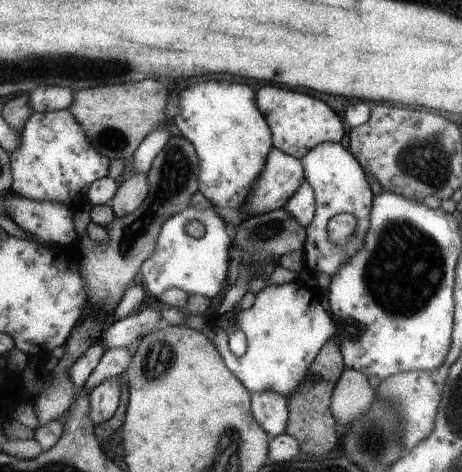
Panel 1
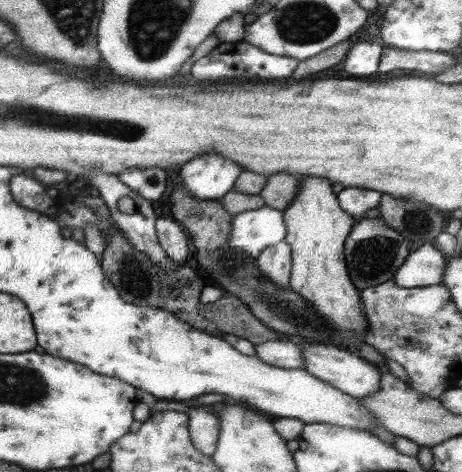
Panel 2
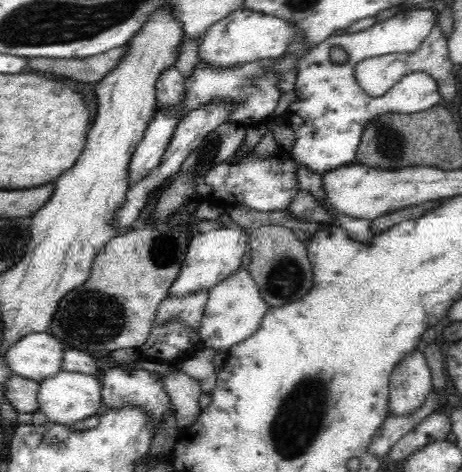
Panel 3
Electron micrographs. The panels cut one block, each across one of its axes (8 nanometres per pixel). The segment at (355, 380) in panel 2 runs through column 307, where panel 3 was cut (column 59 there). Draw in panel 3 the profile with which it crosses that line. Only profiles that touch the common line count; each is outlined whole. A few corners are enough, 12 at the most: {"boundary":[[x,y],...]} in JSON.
{"boundary":[[28,334],[6,352],[14,376],[42,384],[64,370],[64,346]]}

